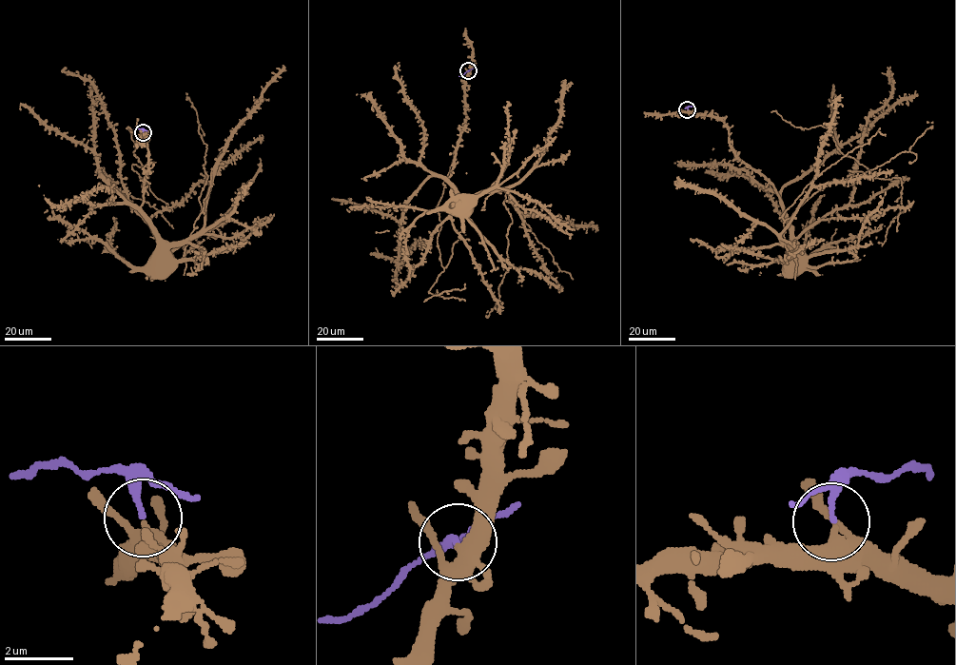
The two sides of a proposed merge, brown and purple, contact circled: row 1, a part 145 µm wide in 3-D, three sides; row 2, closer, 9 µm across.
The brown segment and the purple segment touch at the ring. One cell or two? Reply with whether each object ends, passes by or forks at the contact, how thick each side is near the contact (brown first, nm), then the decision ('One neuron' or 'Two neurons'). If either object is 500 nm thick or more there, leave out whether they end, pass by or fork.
At the ring brown passes by. At the ring purple ends. Thickness 320 nm (brown) against 180 nm. Two neurons

